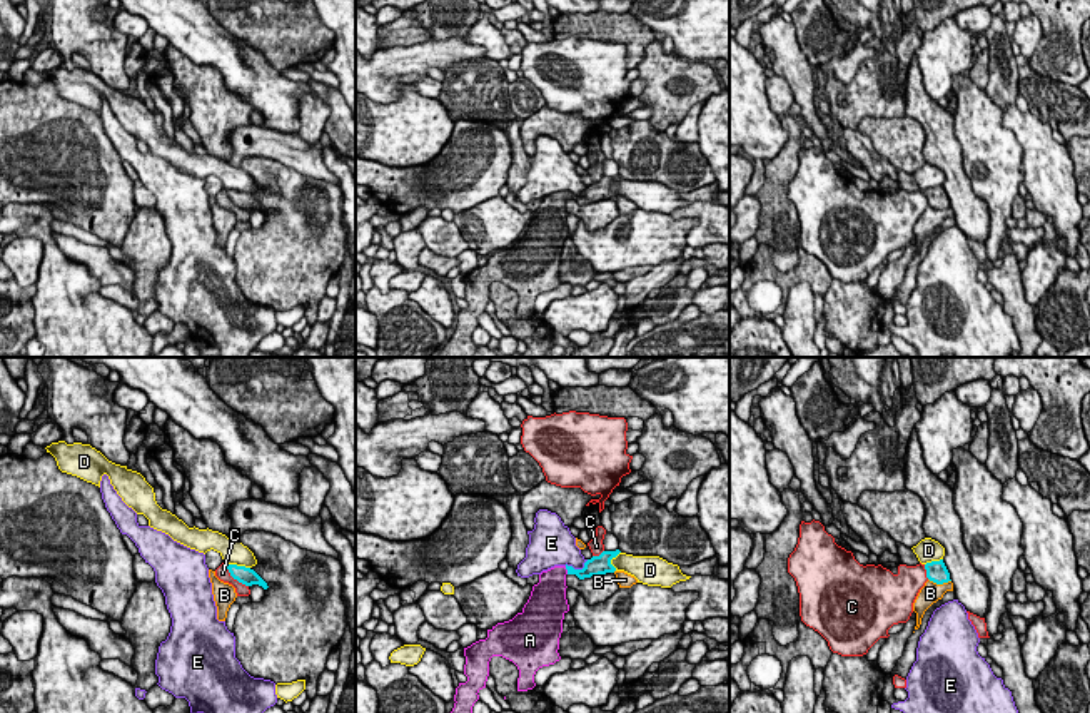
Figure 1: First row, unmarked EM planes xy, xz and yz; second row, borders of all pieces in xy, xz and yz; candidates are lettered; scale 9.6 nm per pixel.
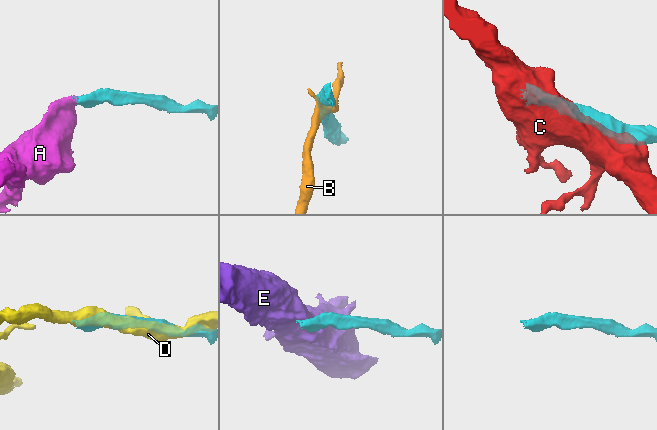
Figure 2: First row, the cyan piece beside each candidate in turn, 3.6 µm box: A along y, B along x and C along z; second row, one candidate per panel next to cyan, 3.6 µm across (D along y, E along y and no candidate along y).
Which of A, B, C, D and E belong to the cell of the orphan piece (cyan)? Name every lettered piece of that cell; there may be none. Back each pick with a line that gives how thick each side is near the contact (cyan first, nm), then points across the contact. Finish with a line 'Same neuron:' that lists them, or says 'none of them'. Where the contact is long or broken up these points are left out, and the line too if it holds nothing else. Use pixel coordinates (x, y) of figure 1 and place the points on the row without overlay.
A: 160/280 nm | across xz (591, 192), (586, 197), (566, 194), (553, 207), (551, 214)
Same neuron: A

